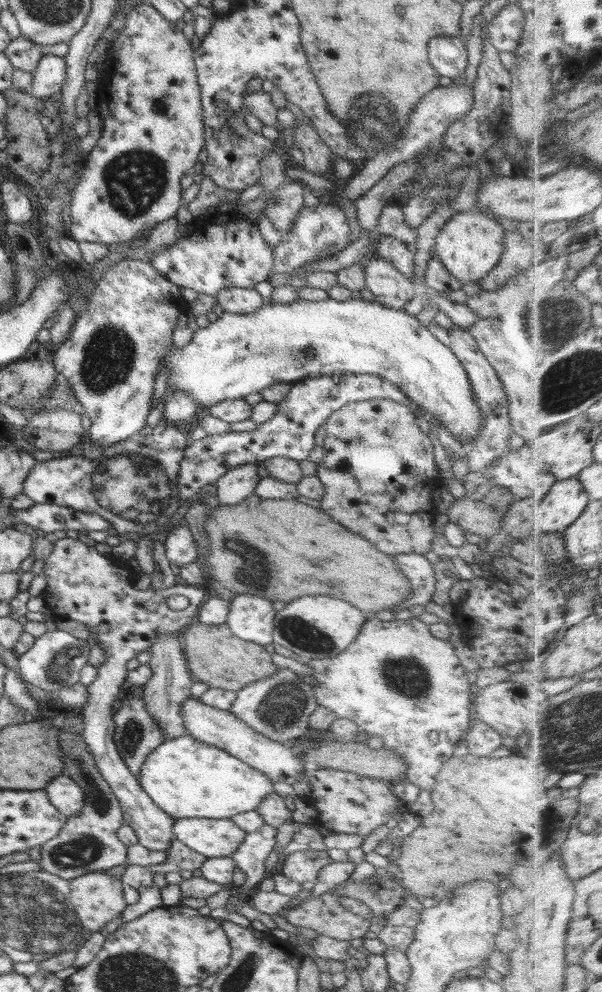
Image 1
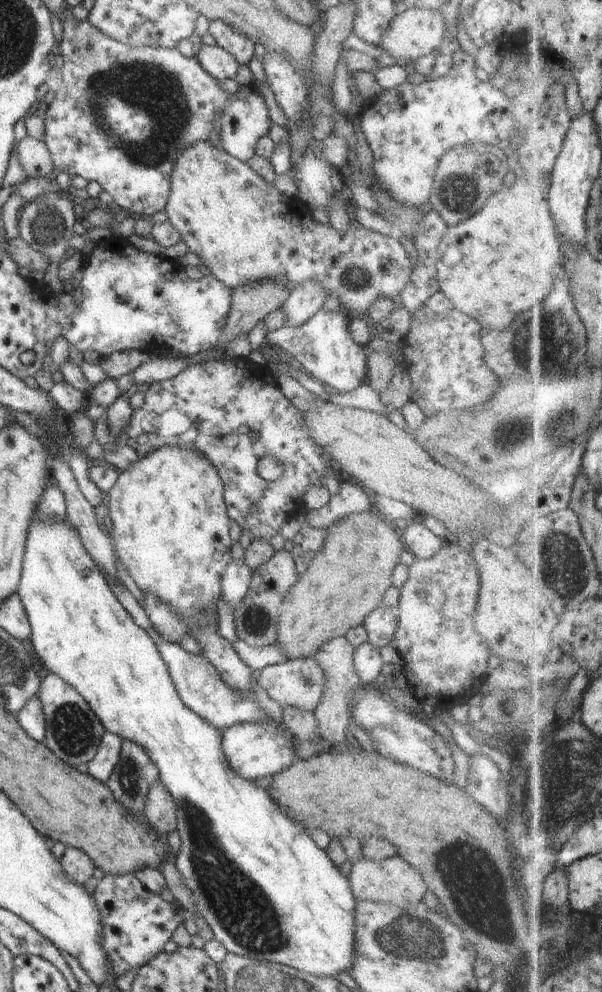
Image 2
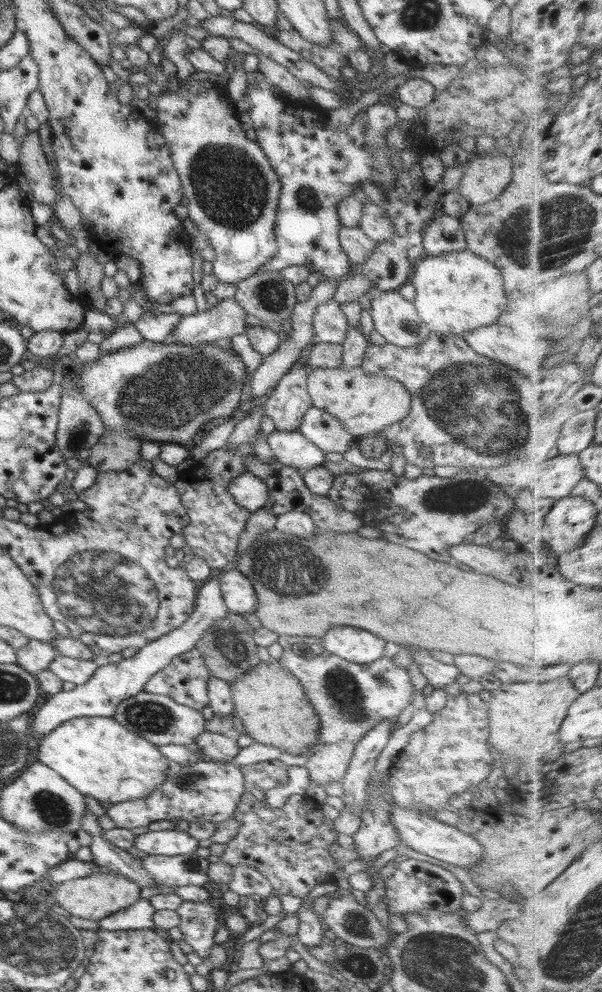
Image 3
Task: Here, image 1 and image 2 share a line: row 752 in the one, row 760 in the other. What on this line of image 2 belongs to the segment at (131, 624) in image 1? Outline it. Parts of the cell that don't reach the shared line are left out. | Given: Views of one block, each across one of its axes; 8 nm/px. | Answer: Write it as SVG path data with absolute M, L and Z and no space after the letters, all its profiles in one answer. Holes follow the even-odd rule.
M105 731L96 756L88 763L88 774L90 776L94 776L96 780L106 784L118 764L122 741L118 735Z

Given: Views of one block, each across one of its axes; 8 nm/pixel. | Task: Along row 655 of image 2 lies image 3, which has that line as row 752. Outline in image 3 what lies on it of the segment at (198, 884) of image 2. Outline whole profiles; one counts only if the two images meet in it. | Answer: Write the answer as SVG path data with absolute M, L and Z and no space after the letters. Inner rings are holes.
M113 717L68 719L40 739L38 760L55 770L76 790L112 805L147 797L164 781L168 760L155 744L124 728Z

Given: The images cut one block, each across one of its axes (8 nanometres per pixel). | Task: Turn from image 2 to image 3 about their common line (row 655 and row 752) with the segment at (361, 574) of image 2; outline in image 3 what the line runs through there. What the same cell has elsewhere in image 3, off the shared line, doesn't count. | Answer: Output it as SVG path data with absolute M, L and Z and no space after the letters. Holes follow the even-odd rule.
M260 662L255 668L251 668L238 681L229 684L232 701L234 701L234 714L237 717L238 727L242 728L255 741L266 746L276 746L292 756L310 756L316 745L320 745L320 719L308 701L303 686L298 678L284 669L278 662Z

